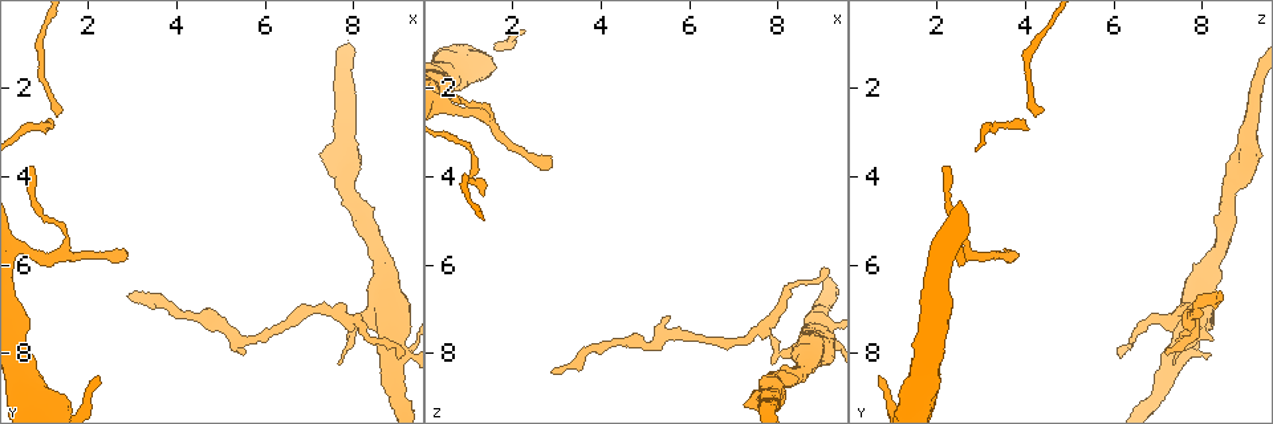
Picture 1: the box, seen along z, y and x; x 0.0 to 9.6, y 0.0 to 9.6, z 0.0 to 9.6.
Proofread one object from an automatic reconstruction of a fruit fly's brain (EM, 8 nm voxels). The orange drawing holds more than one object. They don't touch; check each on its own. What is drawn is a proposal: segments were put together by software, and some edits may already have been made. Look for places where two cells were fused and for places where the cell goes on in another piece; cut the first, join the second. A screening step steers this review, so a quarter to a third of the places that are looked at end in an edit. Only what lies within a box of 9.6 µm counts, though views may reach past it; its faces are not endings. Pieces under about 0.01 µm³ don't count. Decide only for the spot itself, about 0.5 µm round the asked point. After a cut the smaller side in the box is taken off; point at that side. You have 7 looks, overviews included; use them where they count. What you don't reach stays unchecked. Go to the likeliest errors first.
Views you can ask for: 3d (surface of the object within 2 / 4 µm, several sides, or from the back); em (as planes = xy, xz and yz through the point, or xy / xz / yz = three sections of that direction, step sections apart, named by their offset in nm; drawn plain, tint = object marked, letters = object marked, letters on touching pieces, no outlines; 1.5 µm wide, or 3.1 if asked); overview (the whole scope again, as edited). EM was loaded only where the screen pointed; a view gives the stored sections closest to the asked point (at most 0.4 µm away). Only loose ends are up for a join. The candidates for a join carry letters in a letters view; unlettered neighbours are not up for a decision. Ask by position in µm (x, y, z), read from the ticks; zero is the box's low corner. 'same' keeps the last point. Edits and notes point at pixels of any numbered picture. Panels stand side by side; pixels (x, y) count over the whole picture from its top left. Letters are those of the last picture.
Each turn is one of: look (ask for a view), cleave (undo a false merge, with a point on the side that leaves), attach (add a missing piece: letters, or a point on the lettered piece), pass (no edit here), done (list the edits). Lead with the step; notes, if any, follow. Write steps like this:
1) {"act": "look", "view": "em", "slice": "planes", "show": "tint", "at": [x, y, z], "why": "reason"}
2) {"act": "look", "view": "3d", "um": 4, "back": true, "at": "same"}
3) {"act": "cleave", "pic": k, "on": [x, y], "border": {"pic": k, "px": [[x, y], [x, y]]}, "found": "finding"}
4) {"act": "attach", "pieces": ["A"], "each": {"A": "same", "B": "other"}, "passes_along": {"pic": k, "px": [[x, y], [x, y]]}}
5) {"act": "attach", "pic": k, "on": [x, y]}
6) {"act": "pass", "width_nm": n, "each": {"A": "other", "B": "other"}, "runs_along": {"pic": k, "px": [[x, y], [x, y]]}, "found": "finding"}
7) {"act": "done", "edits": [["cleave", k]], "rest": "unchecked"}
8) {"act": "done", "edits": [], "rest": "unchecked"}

{"act": "look", "view": "em", "slice": "planes", "show": "letters", "at": [7.70, 8.20, 7.40], "why": "an open end"}

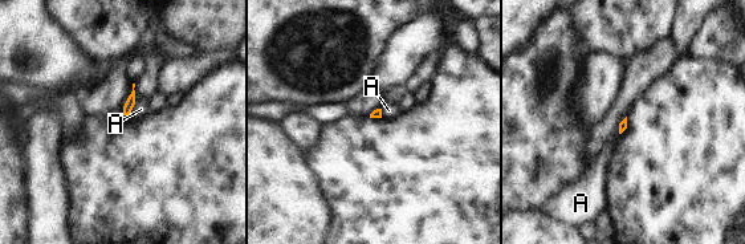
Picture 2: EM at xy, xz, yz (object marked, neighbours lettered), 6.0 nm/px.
{"act": "pass", "longest_contact_nm": ["A", 100], "each": {"A": "other"}, "found": "none of them fits"}

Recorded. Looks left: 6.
{"act": "look", "view": "em", "slice": "planes", "show": "letters", "at": [2.85, 5.60, 3.60]}

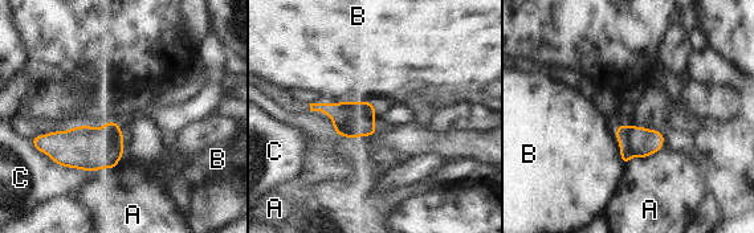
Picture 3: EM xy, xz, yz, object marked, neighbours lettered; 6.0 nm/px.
{"act": "pass", "width_nm": 160, "each": {"A": "other", "B": "other", "C": "other"}, "border": {"pic": 3, "px": [[325, 101], [371, 102]]}, "found": "none of them fits"}

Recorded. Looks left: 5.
{"act": "look", "view": "em", "slice": "xz", "step": 8, "show": "tint", "at": [5.35, 7.70, 7.65], "why": "branch point"}

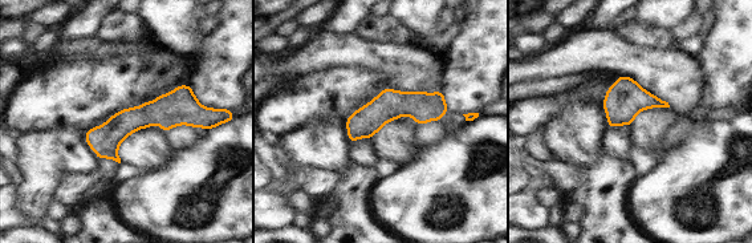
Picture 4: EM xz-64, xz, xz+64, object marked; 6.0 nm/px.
{"act": "look", "view": "em", "slice": "planes", "show": "tint", "at": "same", "why": "cut it another way"}

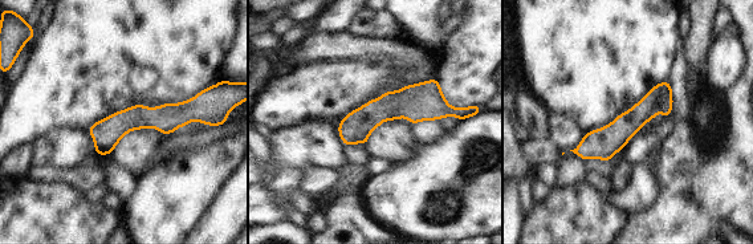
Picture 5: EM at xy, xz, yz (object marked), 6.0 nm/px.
{"act": "look", "view": "em", "slice": "planes", "show": "letters", "at": "same", "why": "see the neighbours"}

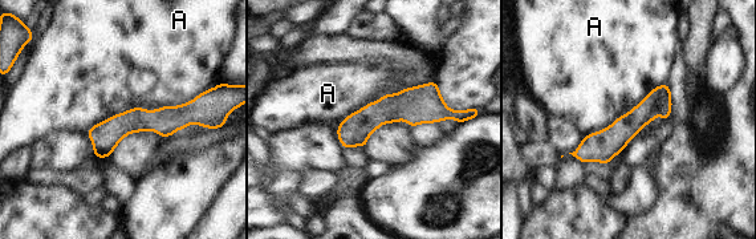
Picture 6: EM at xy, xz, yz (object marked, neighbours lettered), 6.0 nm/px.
{"act": "pass", "longest_contact_nm": ["A", 700], "each": {"A": "other"}, "found": "one cell here"}

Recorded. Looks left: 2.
{"act": "done", "edits": [], "rest": "unchecked"}

